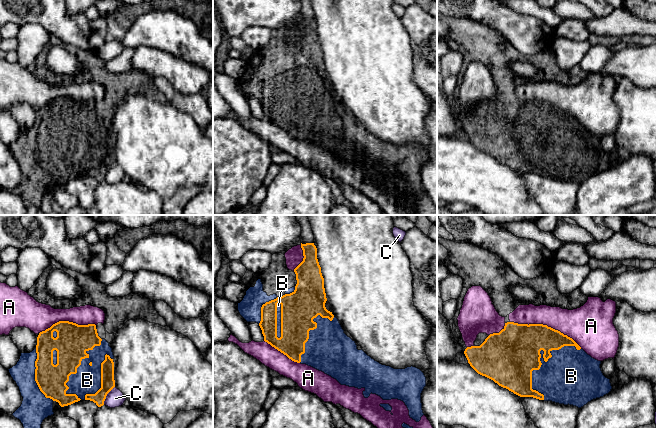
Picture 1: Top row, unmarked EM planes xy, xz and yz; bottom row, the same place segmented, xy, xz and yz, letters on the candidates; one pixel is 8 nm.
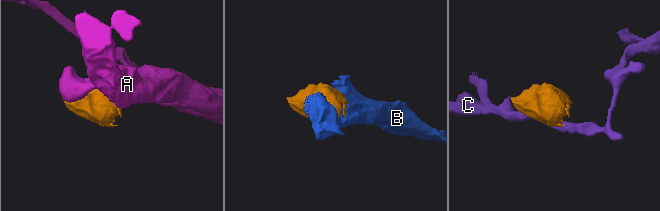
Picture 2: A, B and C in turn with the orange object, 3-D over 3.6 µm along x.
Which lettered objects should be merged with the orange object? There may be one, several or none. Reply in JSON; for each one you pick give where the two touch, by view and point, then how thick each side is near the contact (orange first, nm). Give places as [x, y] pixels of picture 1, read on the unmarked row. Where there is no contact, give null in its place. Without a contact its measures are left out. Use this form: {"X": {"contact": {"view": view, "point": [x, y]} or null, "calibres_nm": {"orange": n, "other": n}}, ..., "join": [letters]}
{"B": {"contact": {"view": "yz", "point": [545, 137]}, "calibres_nm": {"orange": 400, "other": 440}}, "join": ["B"]}

